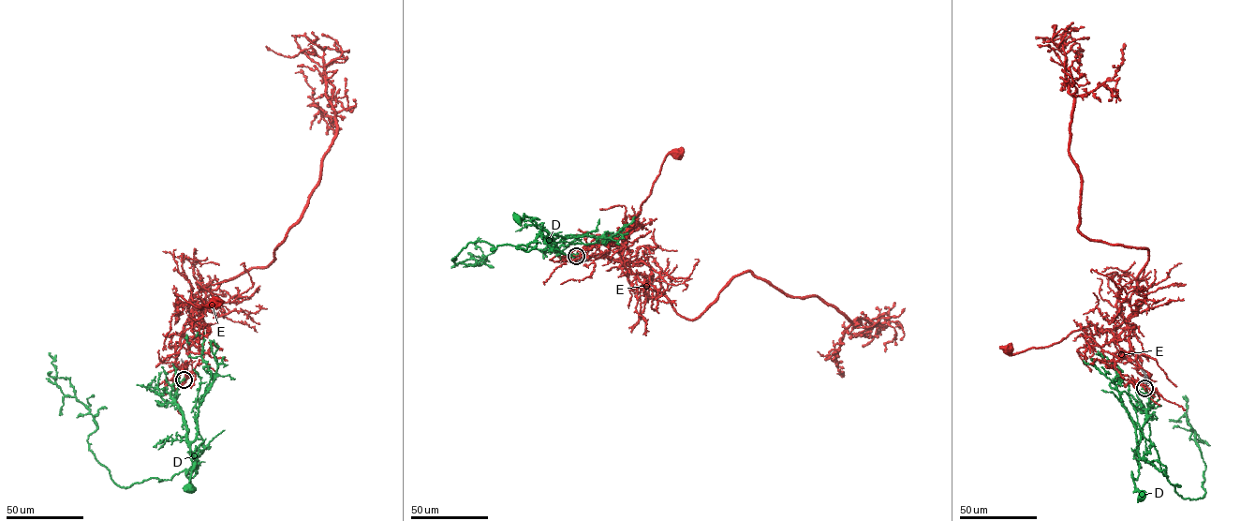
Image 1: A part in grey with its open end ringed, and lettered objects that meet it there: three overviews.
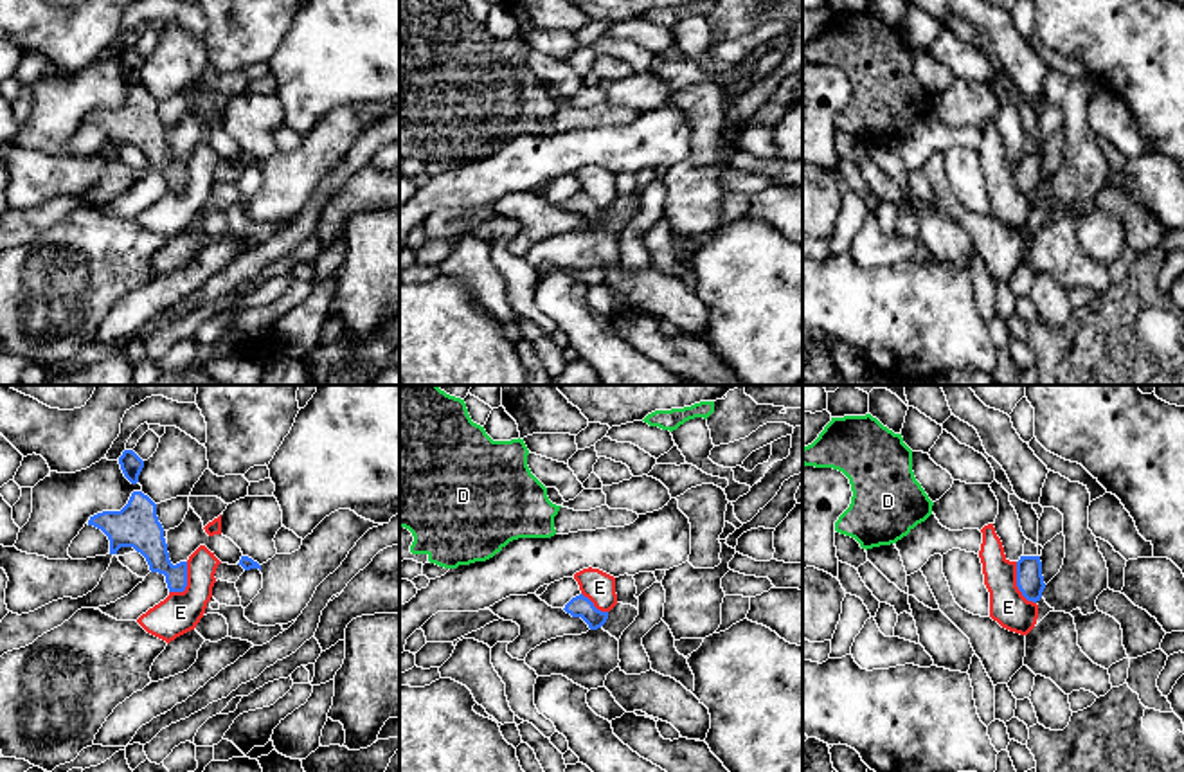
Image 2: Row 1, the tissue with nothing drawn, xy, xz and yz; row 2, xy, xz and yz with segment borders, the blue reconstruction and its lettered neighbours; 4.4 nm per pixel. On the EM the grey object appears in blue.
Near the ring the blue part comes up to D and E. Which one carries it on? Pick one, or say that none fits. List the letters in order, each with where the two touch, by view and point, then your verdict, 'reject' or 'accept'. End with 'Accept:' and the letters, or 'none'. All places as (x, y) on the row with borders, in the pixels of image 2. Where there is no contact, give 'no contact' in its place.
D: no contact; accept
E: contact yz (1017, 585); reject
Accept: D

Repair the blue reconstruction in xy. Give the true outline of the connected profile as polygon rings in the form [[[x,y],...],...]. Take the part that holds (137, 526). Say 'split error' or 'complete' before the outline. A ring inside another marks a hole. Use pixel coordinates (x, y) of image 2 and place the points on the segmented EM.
complete | [[[133,491],[121,511],[103,511],[90,516],[88,525],[101,529],[110,540],[110,554],[121,547],[140,552],[151,572],[166,576],[169,592],[187,587],[187,561],[171,563],[157,504],[142,491]]]

